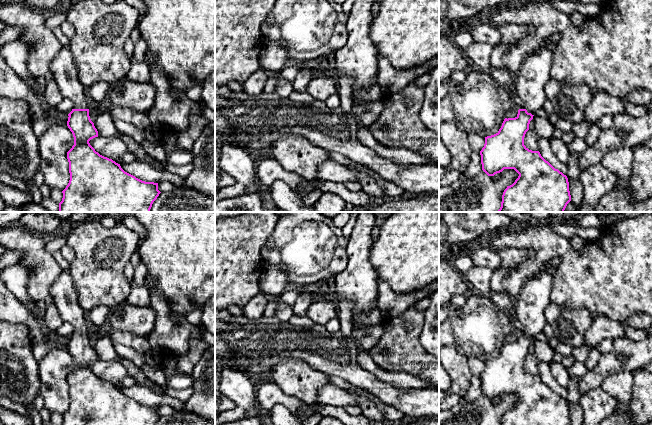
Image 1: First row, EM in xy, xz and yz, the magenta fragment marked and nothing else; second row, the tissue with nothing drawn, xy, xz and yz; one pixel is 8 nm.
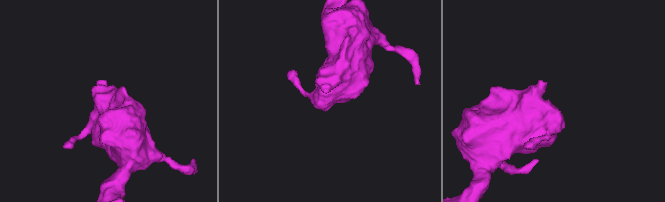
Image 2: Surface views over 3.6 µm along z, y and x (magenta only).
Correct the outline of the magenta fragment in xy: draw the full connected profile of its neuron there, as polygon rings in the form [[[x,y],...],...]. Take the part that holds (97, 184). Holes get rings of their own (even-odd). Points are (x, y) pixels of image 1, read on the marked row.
[[[62,46],[53,58],[50,70],[61,95],[69,98],[74,104],[67,121],[74,137],[74,145],[67,152],[70,180],[62,191],[59,212],[150,212],[153,202],[161,193],[158,183],[145,182],[125,172],[120,164],[100,155],[89,143],[91,139],[98,137],[98,131],[90,119],[91,104],[86,88],[79,81],[69,46]]]

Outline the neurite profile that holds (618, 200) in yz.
[[[628,186],[613,189],[602,197],[595,206],[584,202],[578,206],[578,212],[652,212],[652,197],[644,201],[633,201],[629,197]]]

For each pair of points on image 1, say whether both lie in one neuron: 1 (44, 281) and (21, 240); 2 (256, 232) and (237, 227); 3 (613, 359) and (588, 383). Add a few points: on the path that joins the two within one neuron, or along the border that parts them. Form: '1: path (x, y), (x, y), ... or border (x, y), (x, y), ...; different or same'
1: path (44, 271), (44, 264), (31, 250); same
2: path (251, 232), (242, 232); same
3: path (607, 365), (594, 378); same

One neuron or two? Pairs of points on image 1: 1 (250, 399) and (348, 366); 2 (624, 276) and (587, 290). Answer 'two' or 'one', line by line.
1: two
2: one

